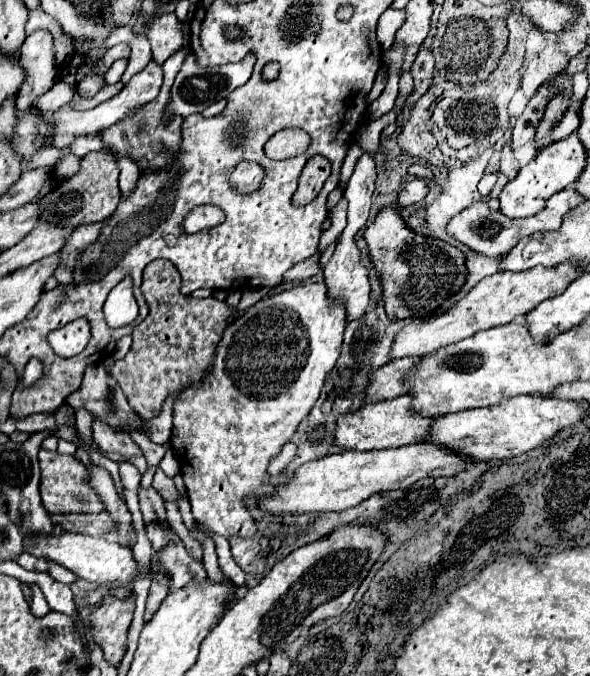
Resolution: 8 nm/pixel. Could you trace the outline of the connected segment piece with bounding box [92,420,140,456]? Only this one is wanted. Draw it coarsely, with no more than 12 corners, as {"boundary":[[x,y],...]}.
{"boundary":[[92,420],[92,438],[106,452],[140,452],[130,434]]}

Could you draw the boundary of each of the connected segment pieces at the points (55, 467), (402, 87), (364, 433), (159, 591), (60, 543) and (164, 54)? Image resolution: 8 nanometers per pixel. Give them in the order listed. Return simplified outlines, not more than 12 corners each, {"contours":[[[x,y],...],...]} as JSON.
{"contours":[[[40,450],[42,504],[52,514],[104,504],[74,456]],[[404,72],[398,84],[396,114],[400,116],[406,98],[414,90],[412,72]],[[410,396],[364,404],[336,418],[338,450],[418,442],[430,420]],[[168,584],[150,586],[146,598],[144,622],[154,616],[160,602],[170,592]],[[32,534],[24,550],[94,584],[136,582],[112,536]],[[176,14],[154,16],[144,32],[152,60],[164,64],[182,48]]]}

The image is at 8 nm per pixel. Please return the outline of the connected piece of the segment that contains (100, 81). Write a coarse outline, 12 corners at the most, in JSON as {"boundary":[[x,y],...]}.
{"boundary":[[88,74],[80,84],[78,92],[92,98],[104,88],[104,76]]}

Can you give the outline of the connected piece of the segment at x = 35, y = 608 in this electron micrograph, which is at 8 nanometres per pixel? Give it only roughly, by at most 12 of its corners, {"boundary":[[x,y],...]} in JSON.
{"boundary":[[34,584],[32,588],[32,614],[42,618],[50,612],[42,590]]}

